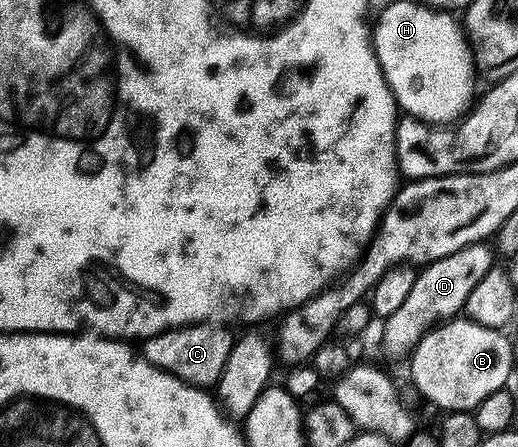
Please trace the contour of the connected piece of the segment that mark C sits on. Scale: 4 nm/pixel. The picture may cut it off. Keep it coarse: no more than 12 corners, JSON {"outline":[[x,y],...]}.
{"outline":[[219,323],[168,329],[143,342],[163,373],[219,386],[234,344]]}

